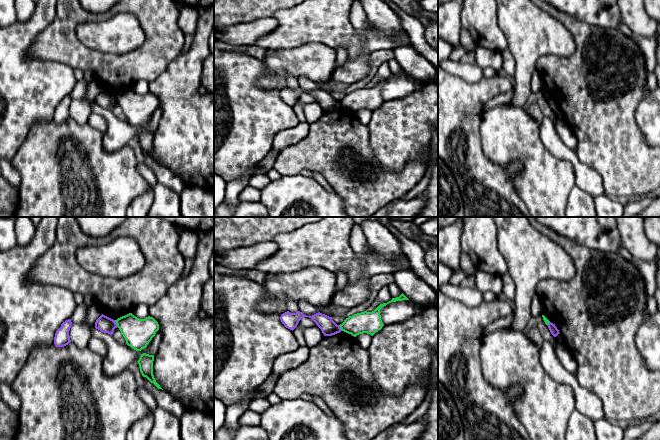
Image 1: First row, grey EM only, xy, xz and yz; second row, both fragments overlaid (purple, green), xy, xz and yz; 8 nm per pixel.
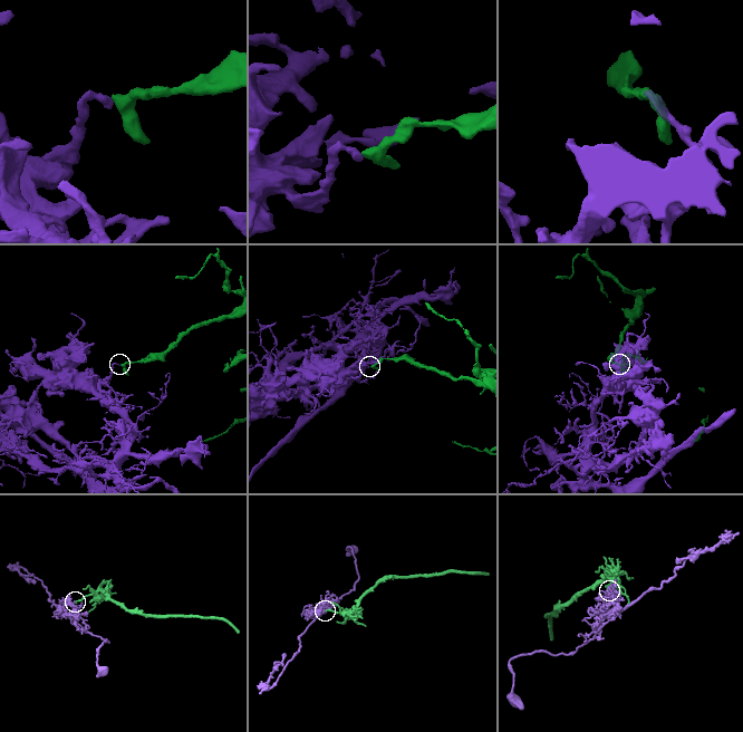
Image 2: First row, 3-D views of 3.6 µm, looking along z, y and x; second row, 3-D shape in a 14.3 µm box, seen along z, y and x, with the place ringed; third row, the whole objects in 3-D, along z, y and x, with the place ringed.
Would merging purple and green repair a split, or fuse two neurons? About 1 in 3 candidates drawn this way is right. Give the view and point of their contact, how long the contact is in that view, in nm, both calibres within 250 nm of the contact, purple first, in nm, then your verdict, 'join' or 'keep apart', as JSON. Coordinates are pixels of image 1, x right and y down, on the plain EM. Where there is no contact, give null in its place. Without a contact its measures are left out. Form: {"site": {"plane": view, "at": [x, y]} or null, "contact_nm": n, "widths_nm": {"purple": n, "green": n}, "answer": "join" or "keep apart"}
{"site": {"plane": "xy", "at": [115, 99]}, "contact_nm": 60, "widths_nm": {"purple": 130, "green": 220}, "answer": "keep apart"}

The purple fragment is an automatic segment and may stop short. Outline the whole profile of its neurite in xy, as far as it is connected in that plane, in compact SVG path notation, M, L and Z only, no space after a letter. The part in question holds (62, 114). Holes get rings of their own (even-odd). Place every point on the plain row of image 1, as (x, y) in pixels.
M68 95L61 100L61 103L56 107L54 113L54 120L56 123L64 123L71 118L69 112L71 102L71 95Z

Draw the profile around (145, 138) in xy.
M146 129L141 130L139 136L140 148L143 153L146 153L151 159L153 159L158 165L162 165L160 161L156 158L153 151L153 137L154 131L149 131Z

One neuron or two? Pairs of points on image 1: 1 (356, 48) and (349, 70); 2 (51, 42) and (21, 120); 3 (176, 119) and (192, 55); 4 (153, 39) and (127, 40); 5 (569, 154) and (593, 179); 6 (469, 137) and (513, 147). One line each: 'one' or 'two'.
1: two
2: two
3: one
4: two
5: one
6: two

